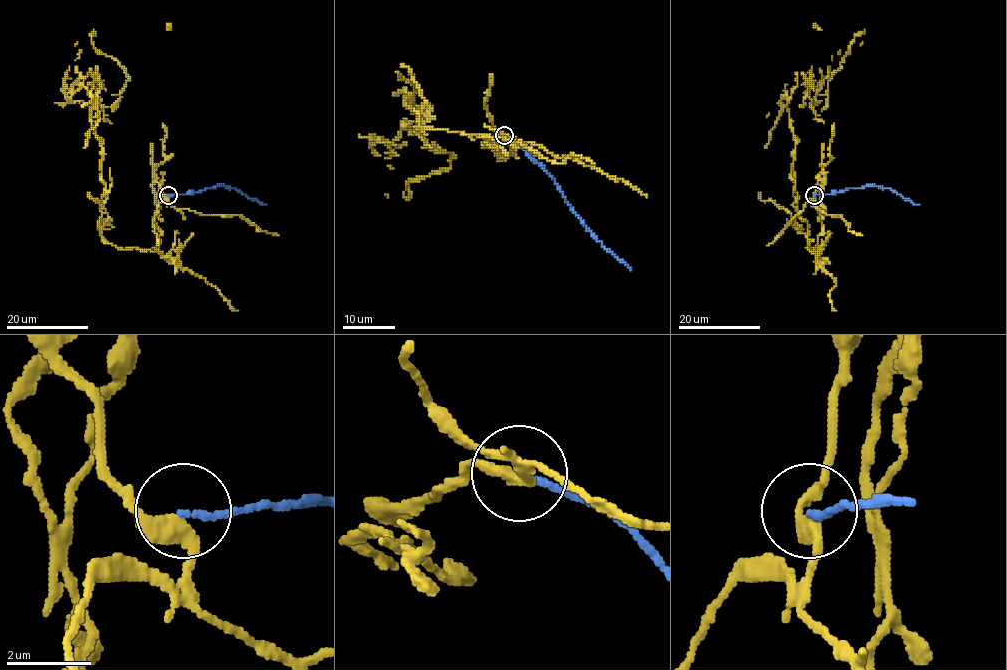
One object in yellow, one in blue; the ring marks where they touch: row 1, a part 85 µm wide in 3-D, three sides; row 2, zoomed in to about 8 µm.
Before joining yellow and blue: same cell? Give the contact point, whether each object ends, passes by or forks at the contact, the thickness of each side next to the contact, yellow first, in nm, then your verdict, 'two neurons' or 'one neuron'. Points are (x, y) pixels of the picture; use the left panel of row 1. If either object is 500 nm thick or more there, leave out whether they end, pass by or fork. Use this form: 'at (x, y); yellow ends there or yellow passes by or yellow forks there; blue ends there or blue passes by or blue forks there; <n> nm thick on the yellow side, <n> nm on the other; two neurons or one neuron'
at (168, 195); yellow passes by; blue ends there; 320 nm thick on the yellow side, 140 nm on the other; two neurons

